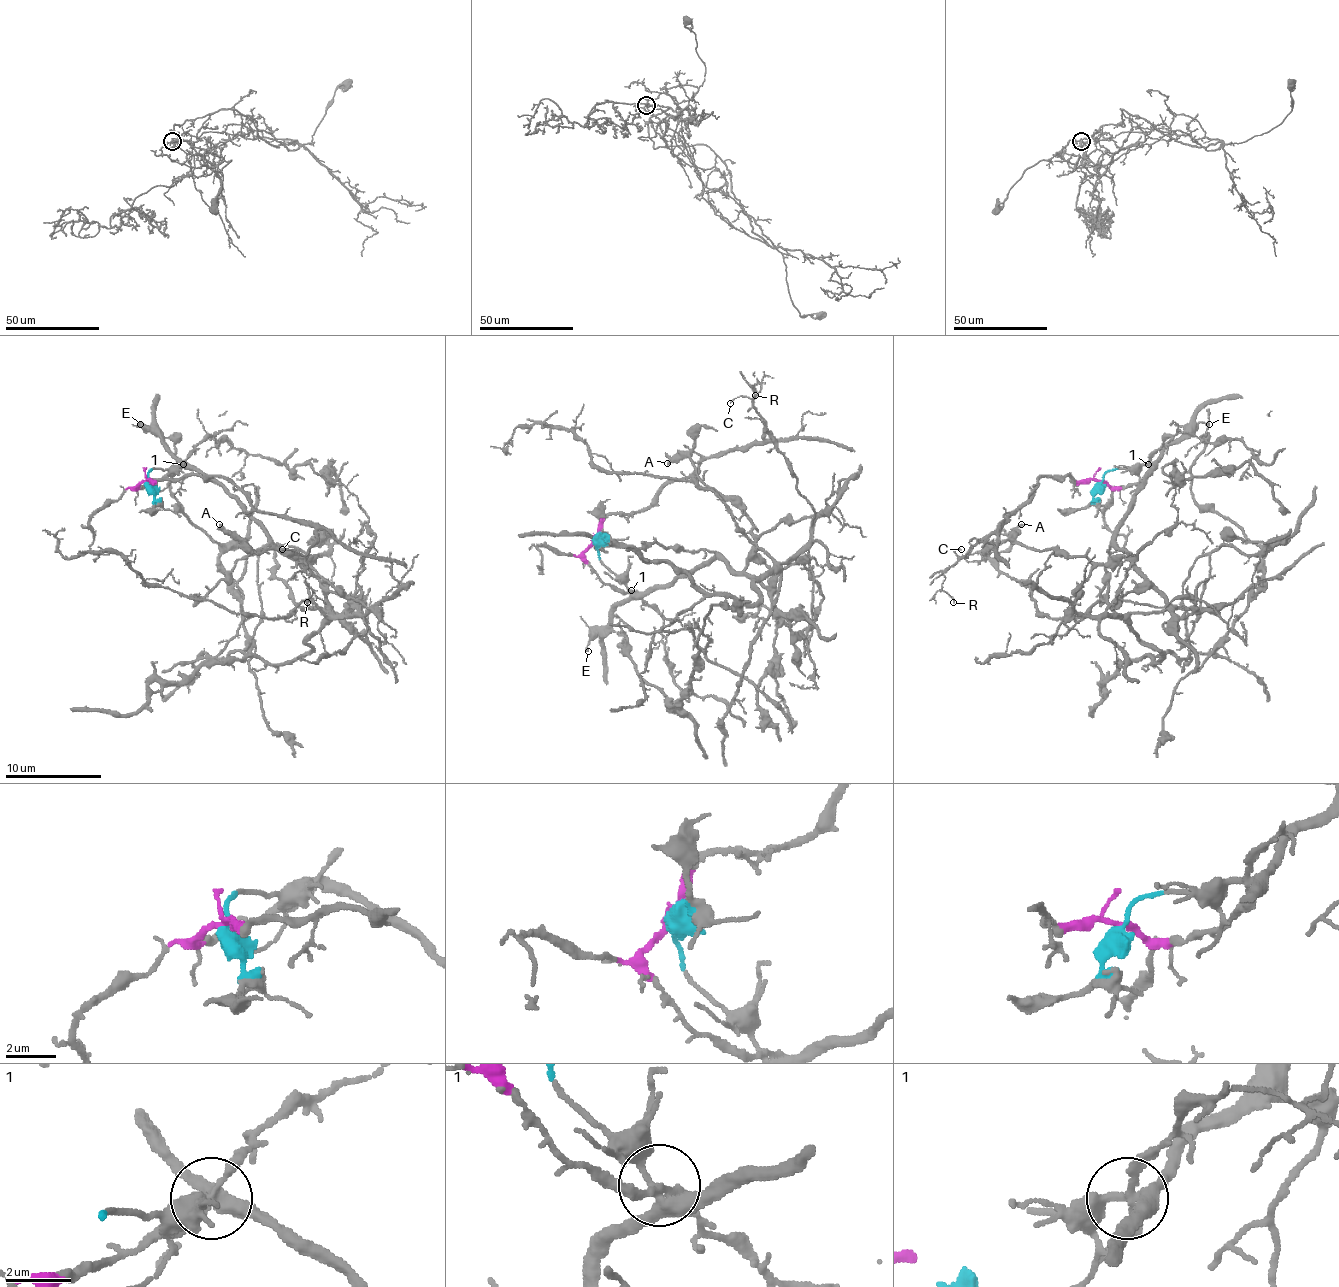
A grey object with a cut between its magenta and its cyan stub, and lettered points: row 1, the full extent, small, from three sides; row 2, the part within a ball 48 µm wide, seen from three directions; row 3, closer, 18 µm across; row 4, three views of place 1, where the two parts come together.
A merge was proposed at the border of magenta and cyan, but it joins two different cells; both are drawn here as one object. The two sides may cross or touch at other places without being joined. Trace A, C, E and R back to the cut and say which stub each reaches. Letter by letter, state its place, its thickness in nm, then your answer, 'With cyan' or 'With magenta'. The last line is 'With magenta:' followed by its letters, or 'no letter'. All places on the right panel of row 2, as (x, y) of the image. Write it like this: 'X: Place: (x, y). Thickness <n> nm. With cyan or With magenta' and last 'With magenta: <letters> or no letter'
A: Place: (1021, 524). Thickness 190 nm. With cyan
C: Place: (961, 549). Thickness 100 nm. With magenta
E: Place: (1209, 424). Thickness 190 nm. With cyan
R: Place: (953, 602). Thickness 110 nm. With magenta
With magenta: C, R

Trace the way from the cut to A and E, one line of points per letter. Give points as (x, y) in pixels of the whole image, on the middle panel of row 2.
A: (593, 541), (632, 591), (666, 589), (714, 557), (740, 572), (752, 521), (695, 464), (682, 456), (668, 464)
E: (593, 541), (598, 557), (629, 596), (589, 642), (589, 651)

